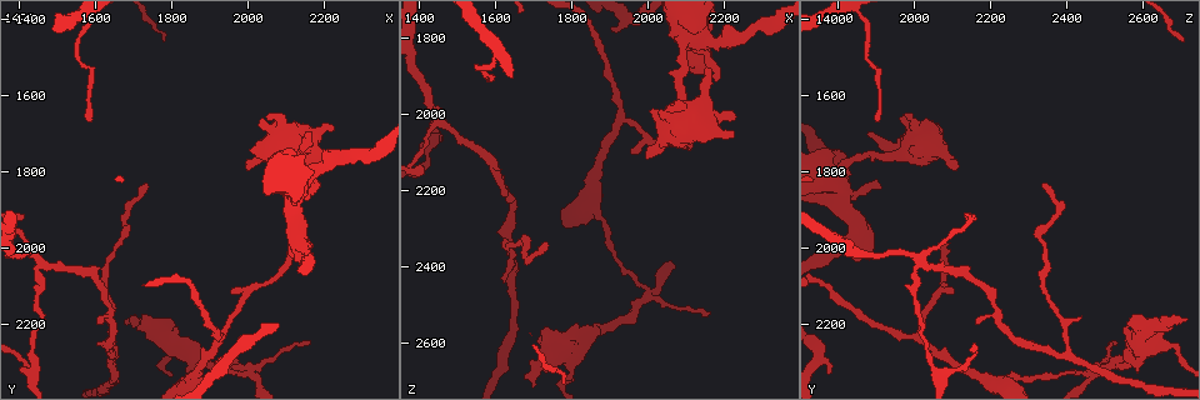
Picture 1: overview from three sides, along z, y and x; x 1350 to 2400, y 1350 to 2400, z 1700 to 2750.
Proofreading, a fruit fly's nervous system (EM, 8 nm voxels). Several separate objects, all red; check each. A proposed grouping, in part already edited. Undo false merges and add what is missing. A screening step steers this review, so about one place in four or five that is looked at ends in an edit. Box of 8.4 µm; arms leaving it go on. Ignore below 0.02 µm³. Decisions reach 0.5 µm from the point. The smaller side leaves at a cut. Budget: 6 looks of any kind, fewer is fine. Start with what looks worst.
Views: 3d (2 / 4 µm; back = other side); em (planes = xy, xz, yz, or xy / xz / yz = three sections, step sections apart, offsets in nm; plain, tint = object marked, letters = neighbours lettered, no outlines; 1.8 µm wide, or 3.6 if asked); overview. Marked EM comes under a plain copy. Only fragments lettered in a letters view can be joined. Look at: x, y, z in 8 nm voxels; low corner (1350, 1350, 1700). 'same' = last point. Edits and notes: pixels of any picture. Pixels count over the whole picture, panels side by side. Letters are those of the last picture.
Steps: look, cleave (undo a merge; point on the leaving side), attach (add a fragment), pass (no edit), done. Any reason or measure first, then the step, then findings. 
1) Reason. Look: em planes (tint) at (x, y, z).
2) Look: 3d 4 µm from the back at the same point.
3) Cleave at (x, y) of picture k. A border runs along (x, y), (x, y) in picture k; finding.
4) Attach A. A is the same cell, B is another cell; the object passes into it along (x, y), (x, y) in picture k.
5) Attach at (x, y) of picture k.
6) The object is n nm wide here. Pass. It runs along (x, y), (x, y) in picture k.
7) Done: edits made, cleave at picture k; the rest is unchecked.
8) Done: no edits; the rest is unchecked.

Three-way junction. Look: em xy step 16 (tint) at (1995, 2330, 2480).

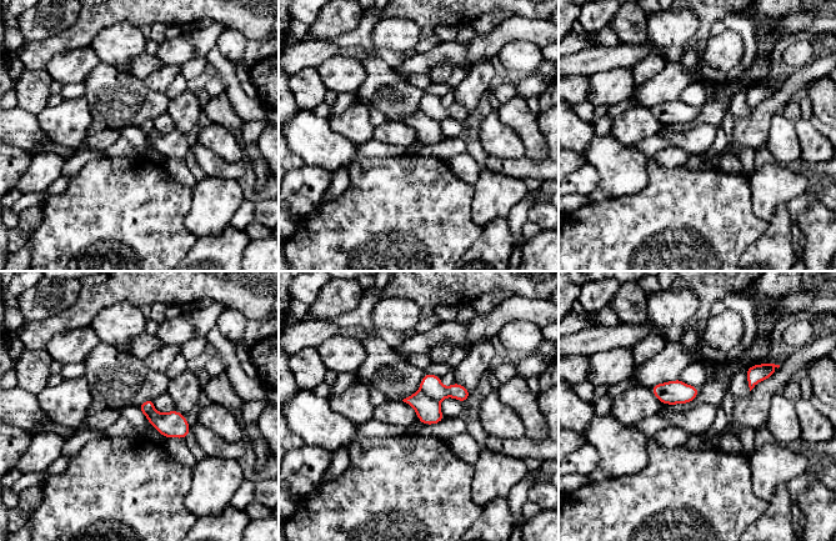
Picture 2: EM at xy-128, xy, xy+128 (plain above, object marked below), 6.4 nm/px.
Look: em planes (letters) at the same point.

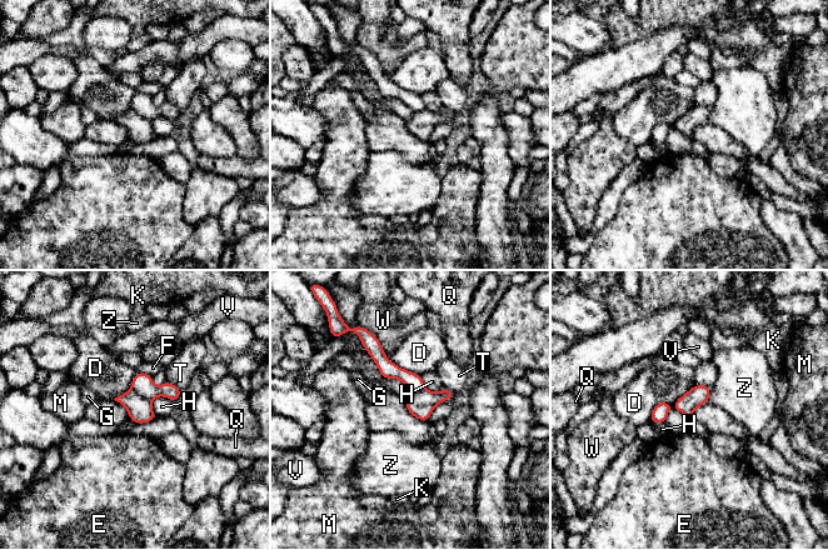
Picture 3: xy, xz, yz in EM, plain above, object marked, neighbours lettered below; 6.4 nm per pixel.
Cleave at (143, 384) of picture 3. D, E, F, G, H, K, M, Q, T, V, W and Z are other cells; the part that leaves runs along (372, 346), (393, 371), (420, 386) in picture 3; a second neuron is stuck on.

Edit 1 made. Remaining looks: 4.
Redraw. Look: overview.

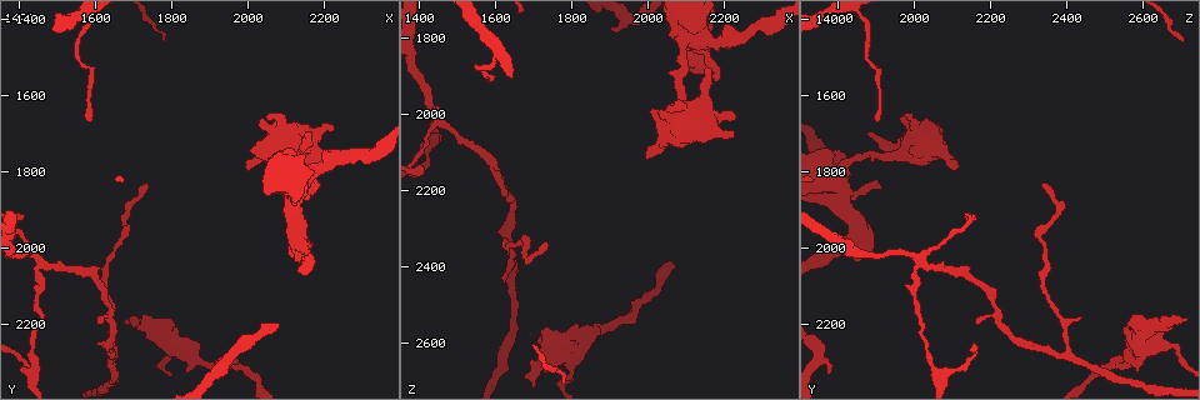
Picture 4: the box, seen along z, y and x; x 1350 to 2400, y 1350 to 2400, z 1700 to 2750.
An open end. Look: em planes (letters) at (2185, 1840, 1915).

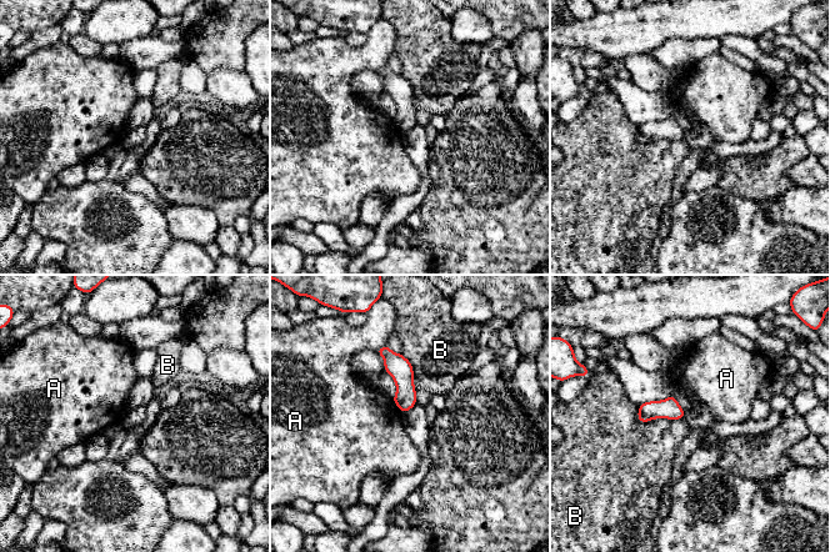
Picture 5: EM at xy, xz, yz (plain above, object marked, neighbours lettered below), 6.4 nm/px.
Pass. A and B are other cells; a border runs along (636, 411), (641, 422), (684, 417) in picture 5; no lettered fragment goes on from it.

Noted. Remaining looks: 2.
Done: edits made, cleave at picture 3; the rest is unchecked.

